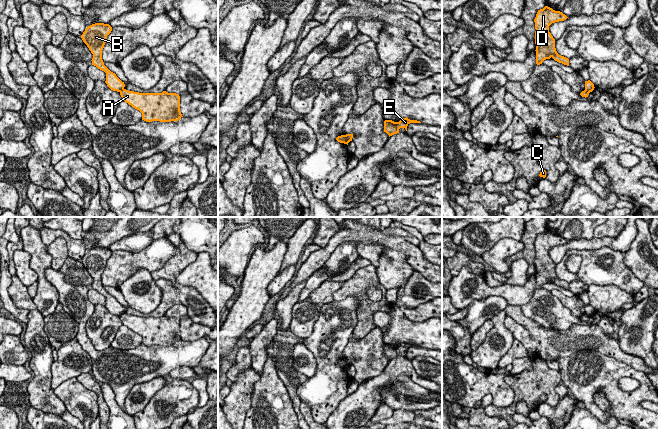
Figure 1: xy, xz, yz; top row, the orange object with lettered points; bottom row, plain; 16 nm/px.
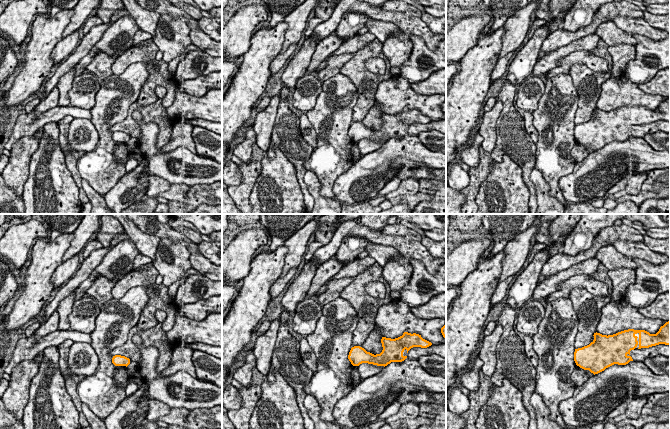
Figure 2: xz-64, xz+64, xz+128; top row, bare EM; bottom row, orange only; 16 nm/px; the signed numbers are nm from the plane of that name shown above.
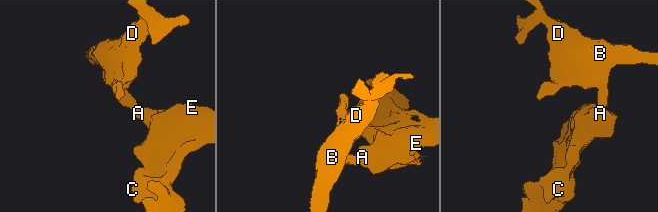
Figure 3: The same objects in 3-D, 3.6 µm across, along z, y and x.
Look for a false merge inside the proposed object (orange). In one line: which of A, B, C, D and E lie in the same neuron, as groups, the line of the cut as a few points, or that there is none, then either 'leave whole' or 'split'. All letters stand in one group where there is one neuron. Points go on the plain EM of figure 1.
groups A C E / B D; cut xy (123, 312), (119, 315); split

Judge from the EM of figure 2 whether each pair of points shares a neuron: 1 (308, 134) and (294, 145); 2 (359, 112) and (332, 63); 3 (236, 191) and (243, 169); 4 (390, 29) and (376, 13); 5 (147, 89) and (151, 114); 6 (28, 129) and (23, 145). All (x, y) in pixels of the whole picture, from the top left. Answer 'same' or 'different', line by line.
1: different
2: different
3: same
4: different
5: different
6: different

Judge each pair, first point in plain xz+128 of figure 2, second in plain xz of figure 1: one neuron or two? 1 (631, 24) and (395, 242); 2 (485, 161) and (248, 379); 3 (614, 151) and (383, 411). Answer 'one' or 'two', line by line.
1: one
2: one
3: two

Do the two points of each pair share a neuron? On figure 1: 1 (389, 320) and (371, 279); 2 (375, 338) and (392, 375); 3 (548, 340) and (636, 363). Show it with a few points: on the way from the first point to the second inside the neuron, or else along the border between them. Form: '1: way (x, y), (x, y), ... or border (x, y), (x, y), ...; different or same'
1: border (391, 307), (374, 314), (374, 326); different
2: border (389, 361), (379, 374), (371, 378); different
3: way (570, 340), (601, 340), (614, 351); same

